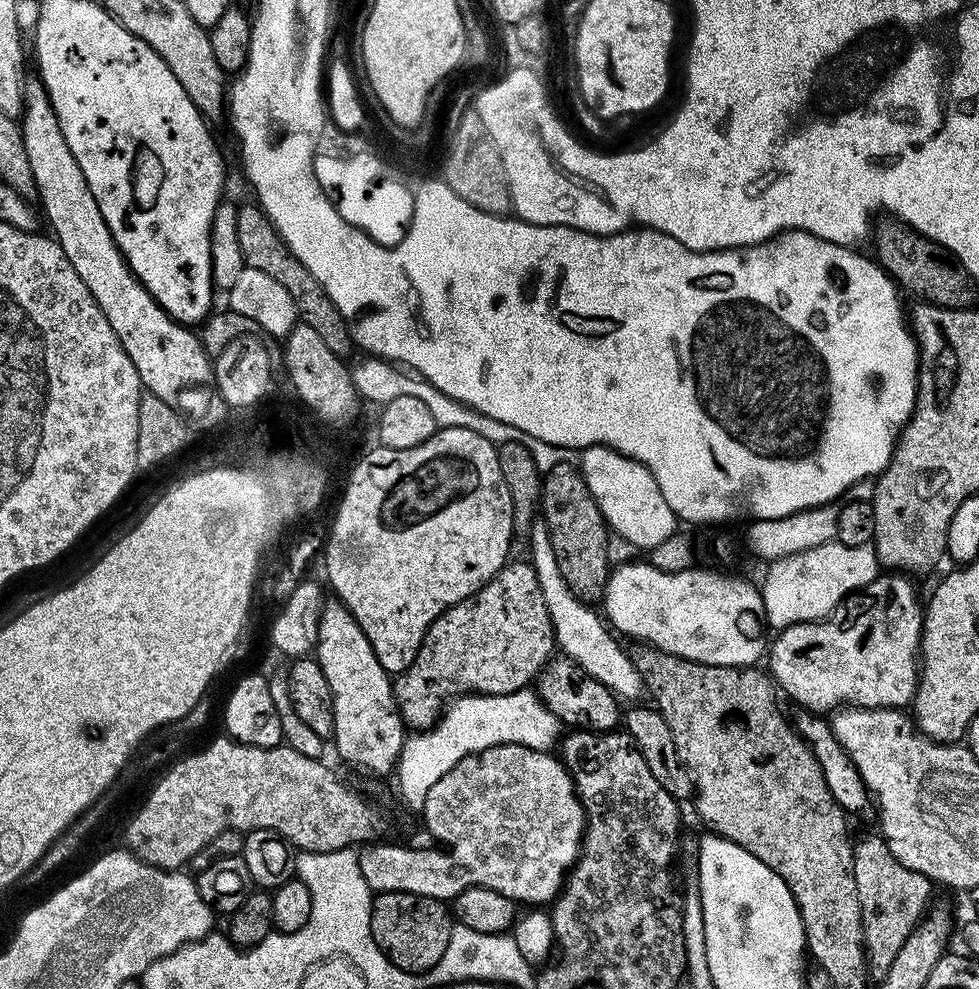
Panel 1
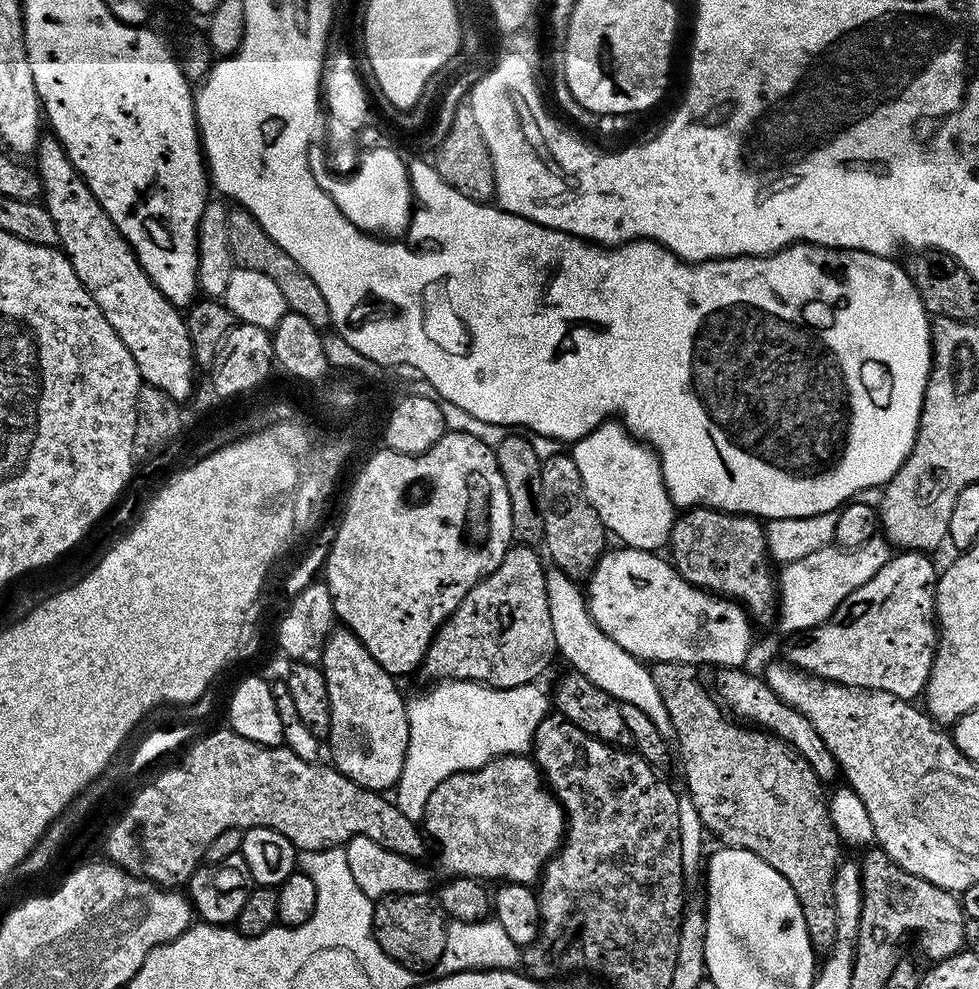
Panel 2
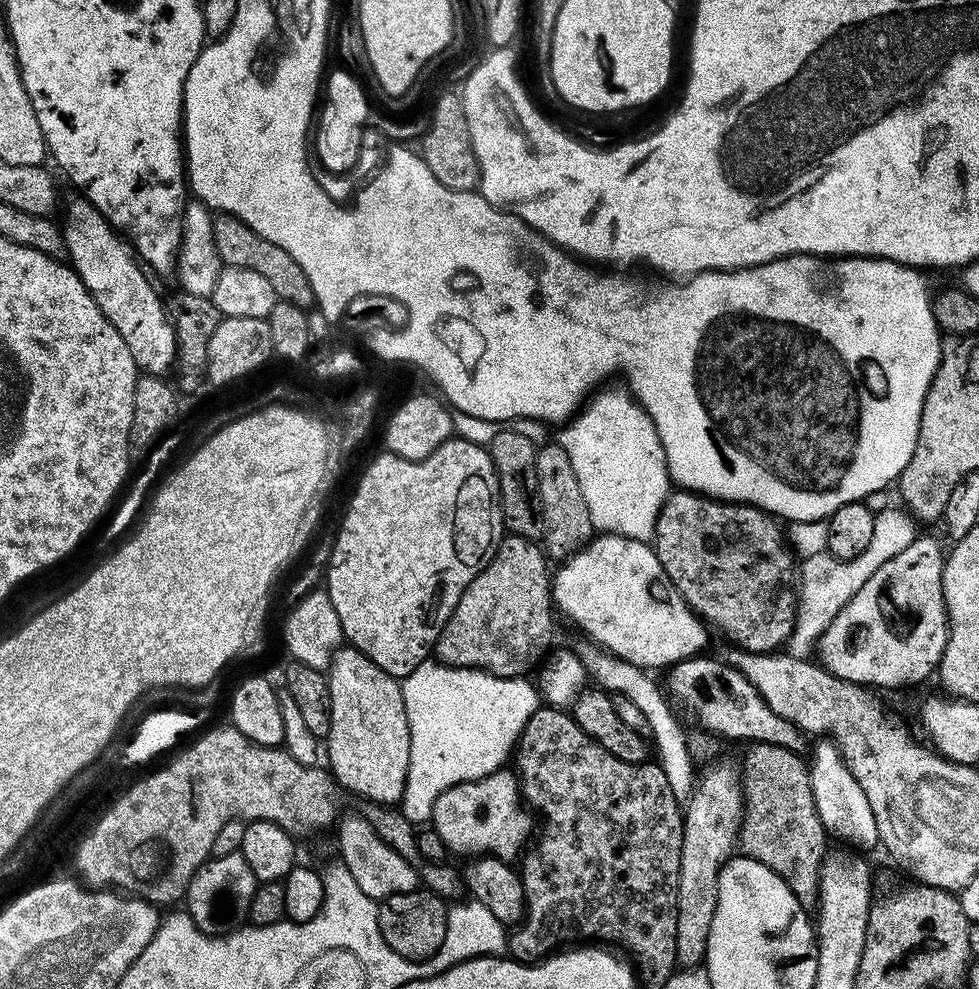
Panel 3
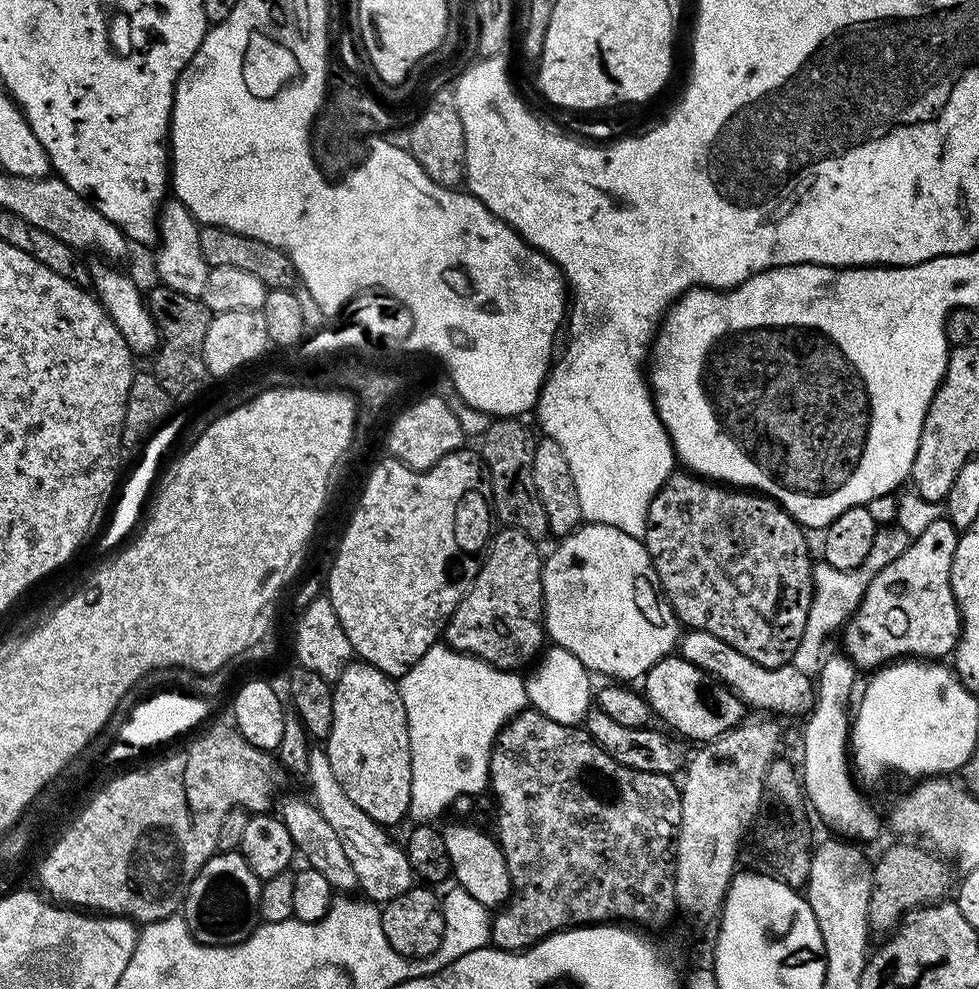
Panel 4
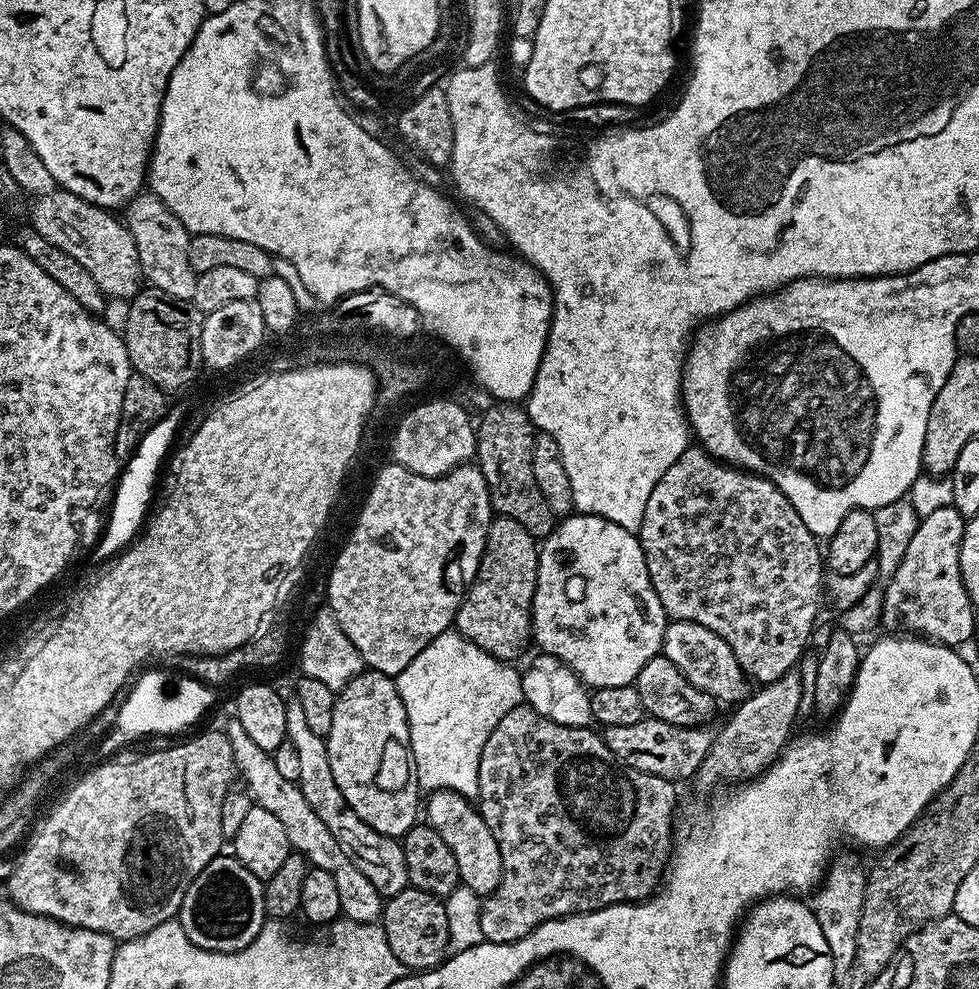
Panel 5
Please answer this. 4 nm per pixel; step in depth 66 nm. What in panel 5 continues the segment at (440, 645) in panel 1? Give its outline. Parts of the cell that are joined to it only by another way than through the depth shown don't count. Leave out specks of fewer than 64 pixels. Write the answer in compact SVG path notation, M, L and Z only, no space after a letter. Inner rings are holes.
M497 515L488 531L476 579L456 611L455 631L474 642L474 646L486 650L486 654L505 662L516 662L532 640L532 603L539 557L537 537L514 522L514 518Z

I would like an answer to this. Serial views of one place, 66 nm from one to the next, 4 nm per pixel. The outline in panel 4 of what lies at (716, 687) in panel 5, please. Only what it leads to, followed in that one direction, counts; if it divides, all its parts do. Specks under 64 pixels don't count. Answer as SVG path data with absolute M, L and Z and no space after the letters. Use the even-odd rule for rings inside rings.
M695 630L685 631L681 635L678 641L678 652L686 662L698 666L708 675L715 676L719 683L732 689L745 705L752 707L753 704L756 707L753 709L765 710L767 713L779 714L781 717L796 716L799 712L807 714L812 710L813 677L798 670L790 662L780 668L758 666L758 662L746 658L746 654L738 654L738 650L734 650L734 646L722 642L722 638L709 632Z

